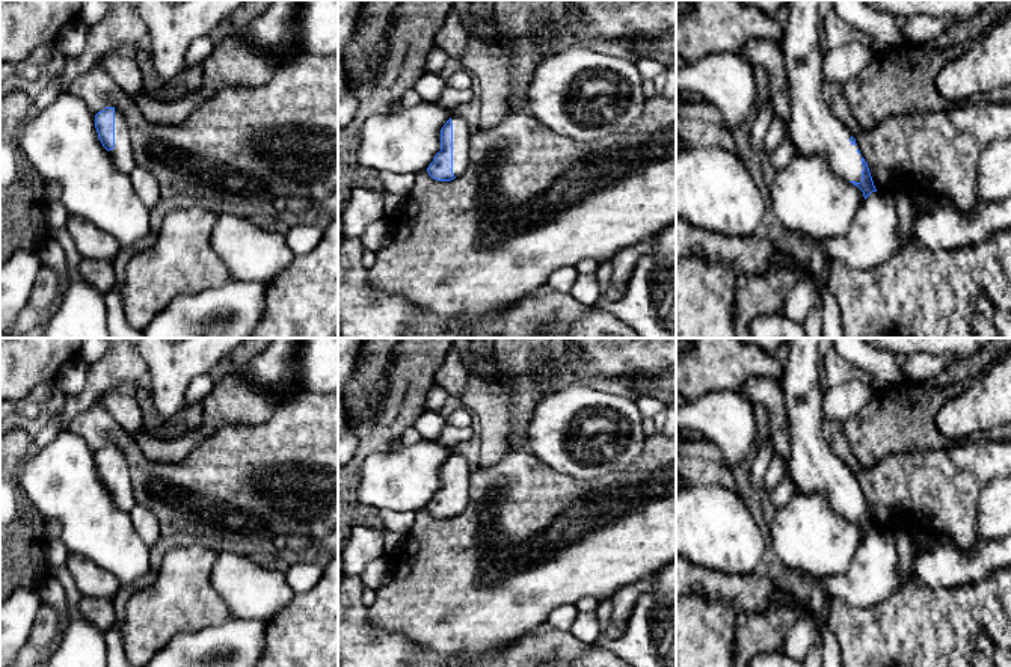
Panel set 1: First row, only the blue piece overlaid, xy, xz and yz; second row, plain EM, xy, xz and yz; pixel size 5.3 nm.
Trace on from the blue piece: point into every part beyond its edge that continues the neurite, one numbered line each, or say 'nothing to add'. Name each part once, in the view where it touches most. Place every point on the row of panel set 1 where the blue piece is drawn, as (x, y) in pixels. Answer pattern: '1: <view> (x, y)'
1: xz (460, 130)

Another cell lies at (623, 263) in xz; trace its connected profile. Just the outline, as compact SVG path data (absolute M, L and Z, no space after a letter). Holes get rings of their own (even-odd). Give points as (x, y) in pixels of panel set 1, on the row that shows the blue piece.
M652 235L637 244L631 244L616 254L610 263L613 266L611 272L611 290L616 296L622 296L626 291L628 282L637 263L646 255L653 254L656 246L656 237Z

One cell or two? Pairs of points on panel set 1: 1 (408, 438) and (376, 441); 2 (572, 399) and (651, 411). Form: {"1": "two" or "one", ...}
{"1": "two", "2": "two"}

